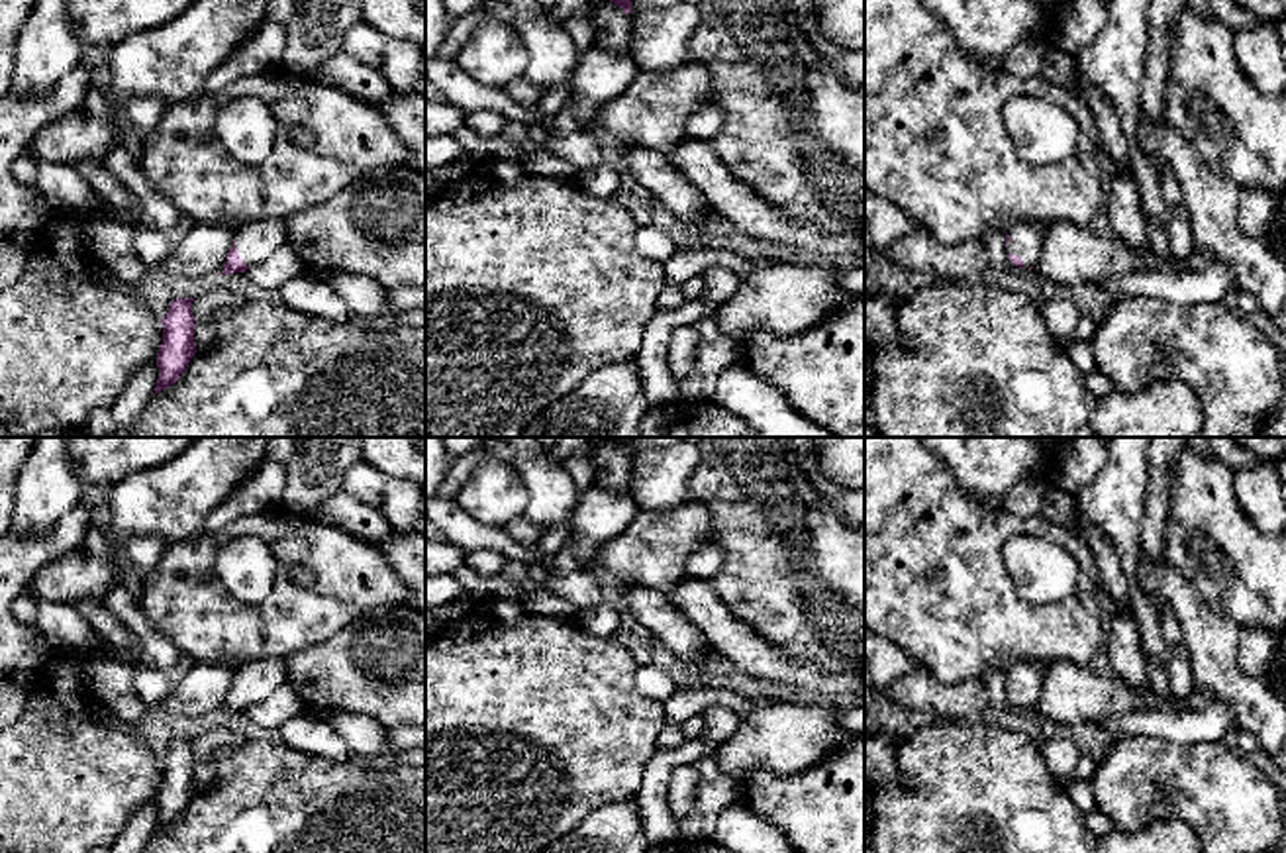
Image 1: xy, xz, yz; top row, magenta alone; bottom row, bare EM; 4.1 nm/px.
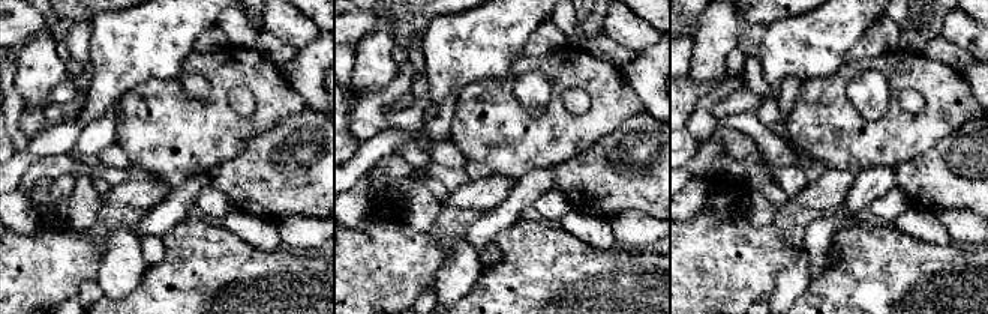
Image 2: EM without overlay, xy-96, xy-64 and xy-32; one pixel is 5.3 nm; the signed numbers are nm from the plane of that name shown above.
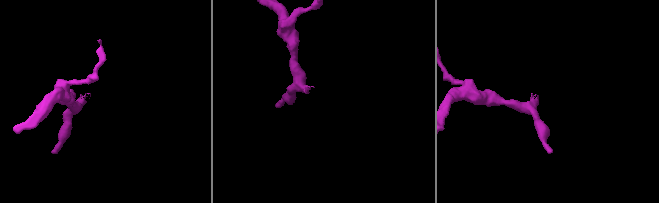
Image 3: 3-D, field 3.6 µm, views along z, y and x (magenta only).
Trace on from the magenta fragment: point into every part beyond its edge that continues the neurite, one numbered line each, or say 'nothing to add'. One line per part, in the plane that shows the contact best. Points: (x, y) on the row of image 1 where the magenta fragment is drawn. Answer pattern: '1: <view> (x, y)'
1: xy (255, 242)

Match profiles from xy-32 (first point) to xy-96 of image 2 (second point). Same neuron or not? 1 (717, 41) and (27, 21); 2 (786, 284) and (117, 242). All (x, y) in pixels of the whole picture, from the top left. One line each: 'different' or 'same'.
1: different
2: same

